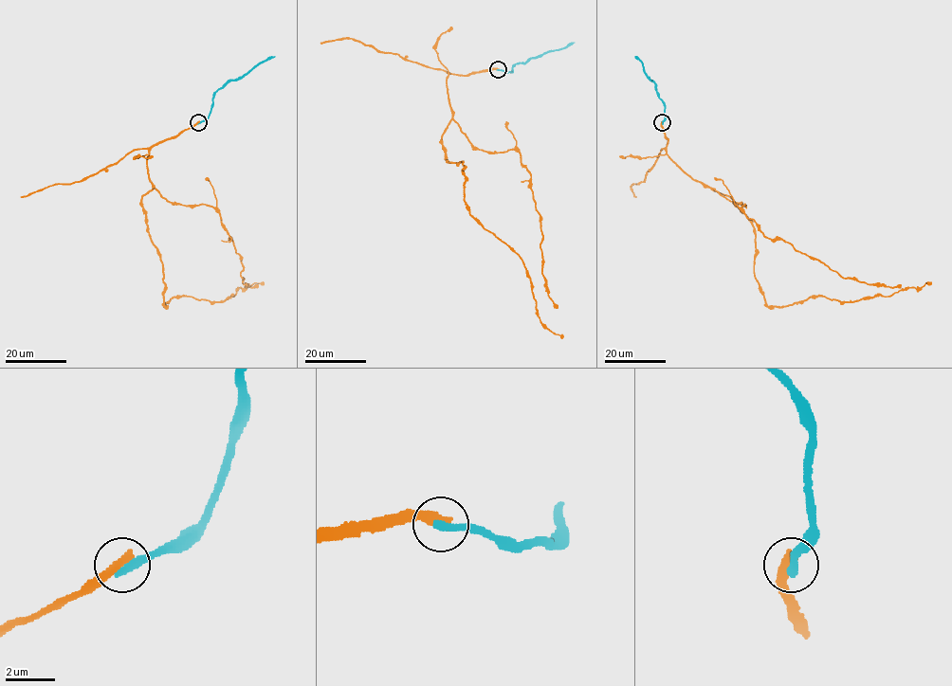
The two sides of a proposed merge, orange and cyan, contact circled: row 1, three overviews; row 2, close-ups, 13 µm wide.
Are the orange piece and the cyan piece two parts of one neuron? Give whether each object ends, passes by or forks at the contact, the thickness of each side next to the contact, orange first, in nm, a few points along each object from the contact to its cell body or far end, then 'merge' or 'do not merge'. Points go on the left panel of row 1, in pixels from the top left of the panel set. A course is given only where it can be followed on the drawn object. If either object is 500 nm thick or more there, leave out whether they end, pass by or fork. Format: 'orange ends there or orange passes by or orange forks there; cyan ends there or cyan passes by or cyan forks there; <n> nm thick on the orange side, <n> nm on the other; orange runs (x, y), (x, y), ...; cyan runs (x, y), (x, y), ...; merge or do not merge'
orange ends there; cyan ends there; 440 nm thick on the orange side, 320 nm on the other; orange runs (197, 122), (146, 161), (142, 210), (163, 304), (224, 301), (264, 284); cyan runs (197, 123), (209, 114), (213, 94), (275, 56); do not merge

